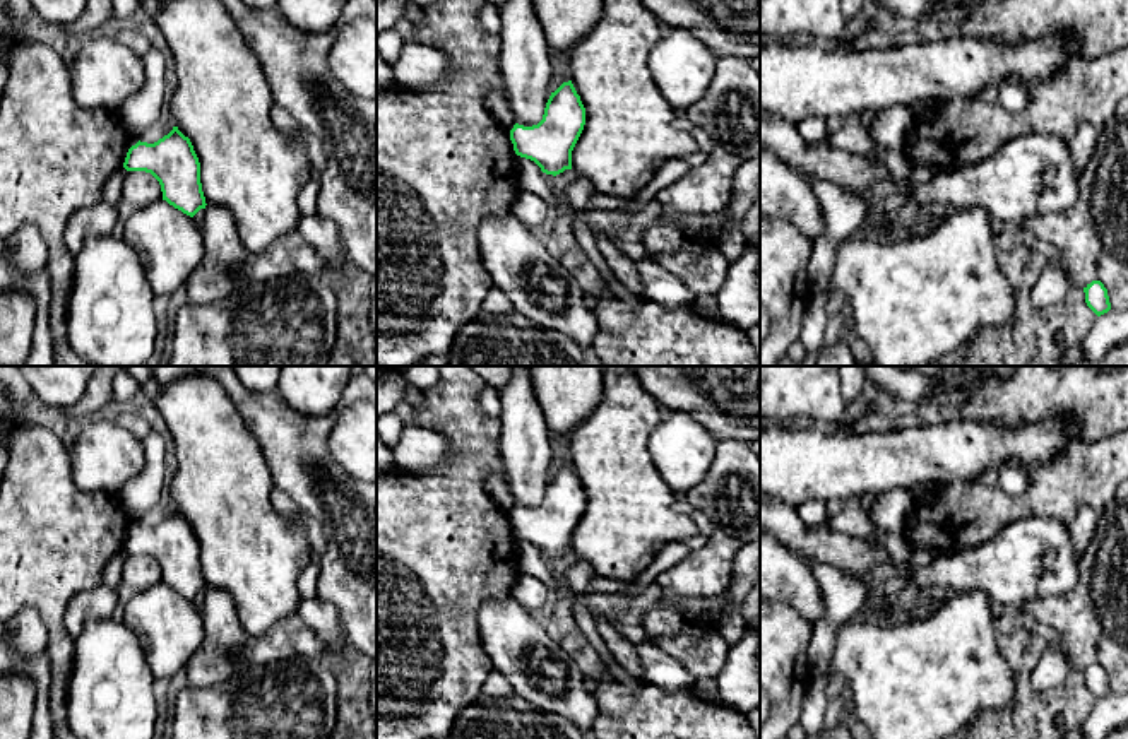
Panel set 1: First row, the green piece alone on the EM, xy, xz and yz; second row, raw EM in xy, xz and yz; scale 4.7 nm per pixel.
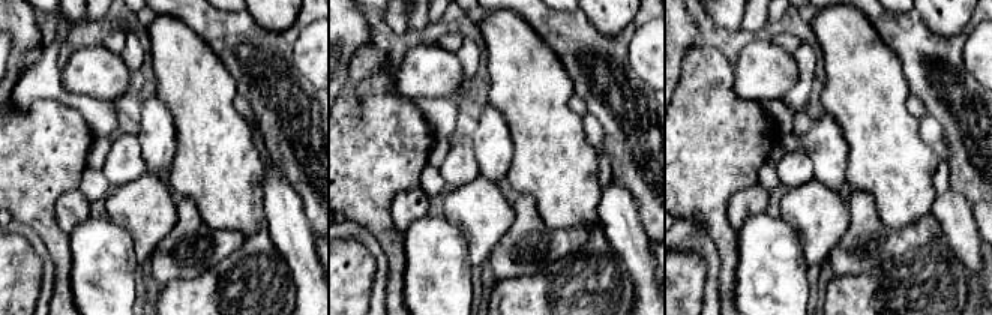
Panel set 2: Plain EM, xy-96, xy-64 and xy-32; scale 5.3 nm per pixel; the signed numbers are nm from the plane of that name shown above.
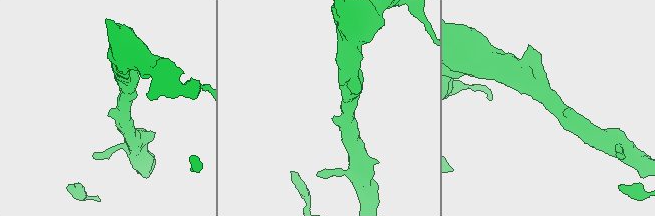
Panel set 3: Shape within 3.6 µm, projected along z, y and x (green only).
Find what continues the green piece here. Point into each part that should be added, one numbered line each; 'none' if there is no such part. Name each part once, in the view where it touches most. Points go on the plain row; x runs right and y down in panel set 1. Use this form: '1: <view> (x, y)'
none

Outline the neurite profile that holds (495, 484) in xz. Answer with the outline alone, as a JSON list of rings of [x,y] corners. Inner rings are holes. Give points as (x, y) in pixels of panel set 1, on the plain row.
[[[488,472],[484,479],[484,489],[503,511],[512,513],[517,506],[508,491],[505,474]]]

